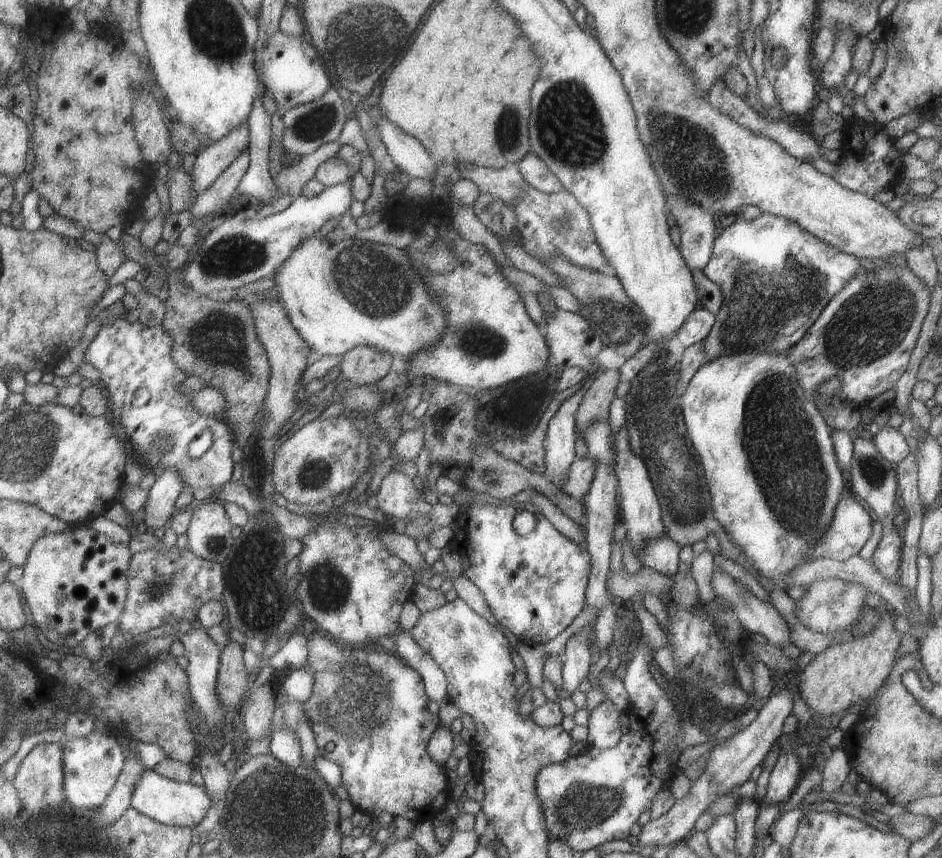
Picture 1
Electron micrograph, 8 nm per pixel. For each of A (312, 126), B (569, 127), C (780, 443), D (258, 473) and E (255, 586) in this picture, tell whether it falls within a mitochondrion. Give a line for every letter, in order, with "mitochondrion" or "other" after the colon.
A: mitochondrion
B: mitochondrion
C: mitochondrion
D: mitochondrion
E: mitochondrion

